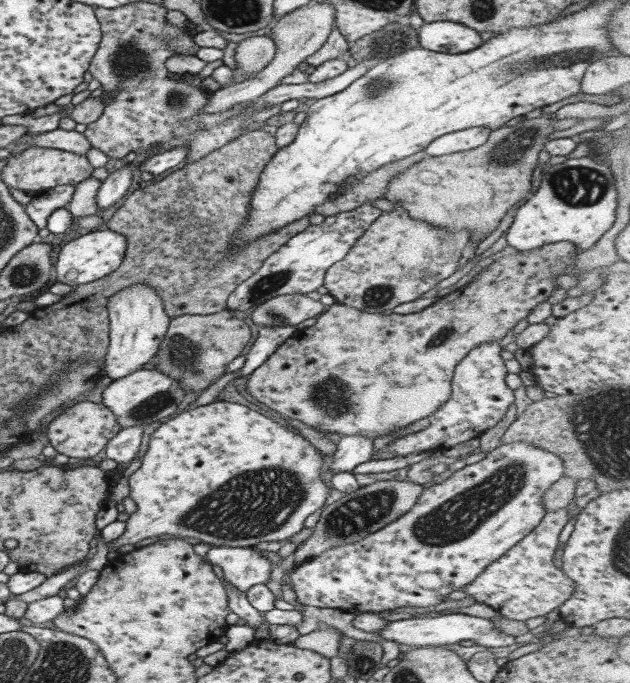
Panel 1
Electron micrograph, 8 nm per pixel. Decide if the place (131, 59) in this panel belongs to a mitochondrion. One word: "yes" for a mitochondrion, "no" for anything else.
yes

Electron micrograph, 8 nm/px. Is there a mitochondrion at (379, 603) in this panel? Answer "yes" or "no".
no

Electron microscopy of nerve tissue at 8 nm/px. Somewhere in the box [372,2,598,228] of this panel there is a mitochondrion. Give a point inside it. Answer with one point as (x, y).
(534, 65)

